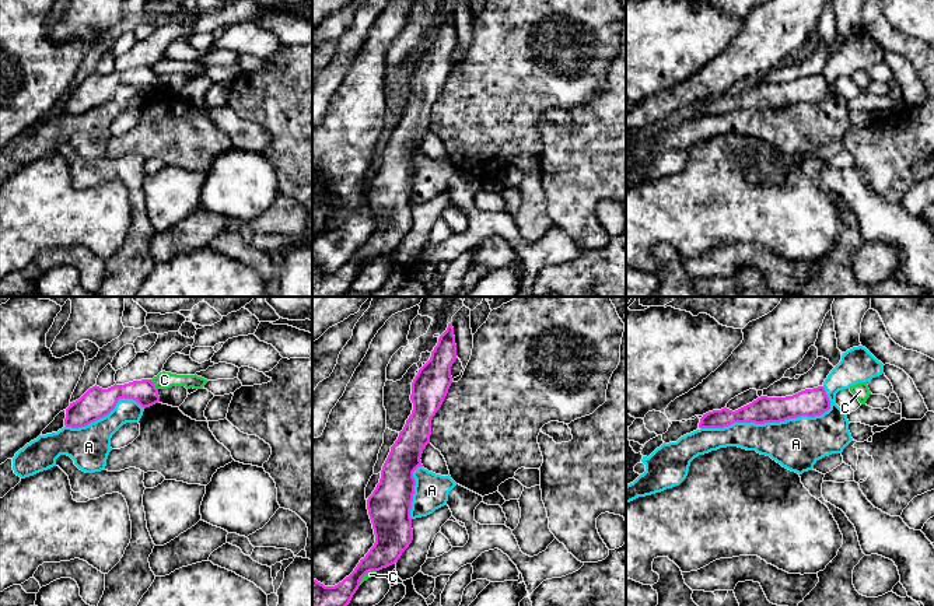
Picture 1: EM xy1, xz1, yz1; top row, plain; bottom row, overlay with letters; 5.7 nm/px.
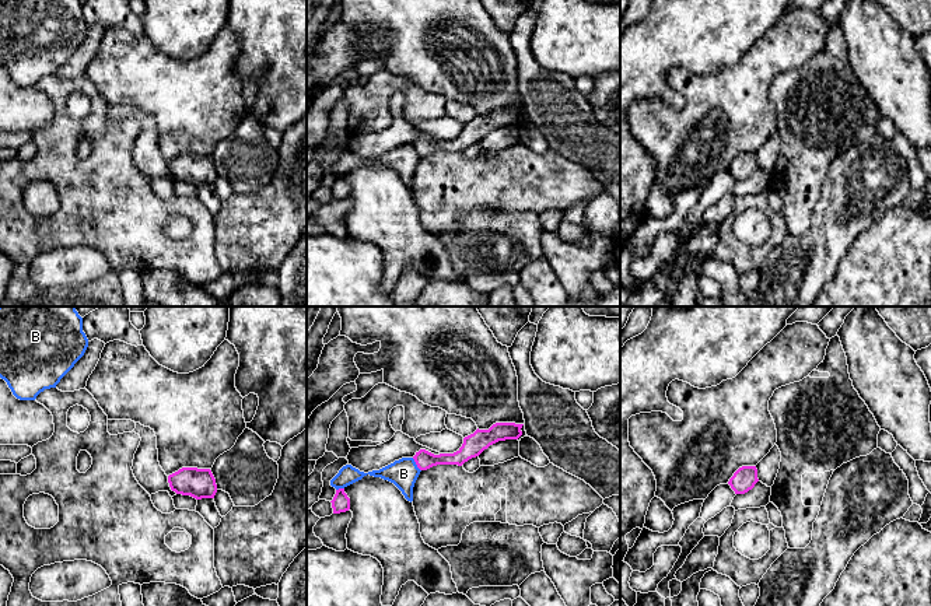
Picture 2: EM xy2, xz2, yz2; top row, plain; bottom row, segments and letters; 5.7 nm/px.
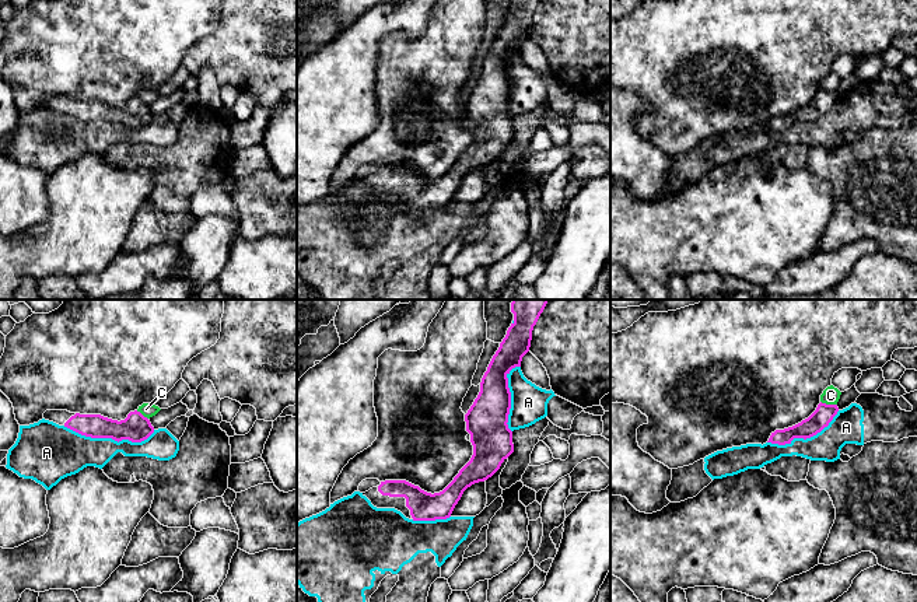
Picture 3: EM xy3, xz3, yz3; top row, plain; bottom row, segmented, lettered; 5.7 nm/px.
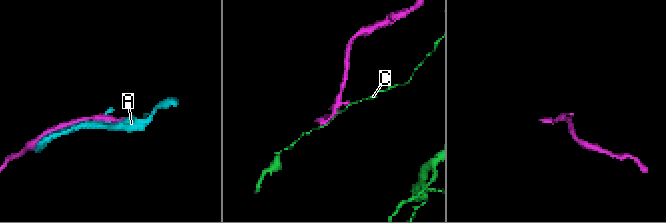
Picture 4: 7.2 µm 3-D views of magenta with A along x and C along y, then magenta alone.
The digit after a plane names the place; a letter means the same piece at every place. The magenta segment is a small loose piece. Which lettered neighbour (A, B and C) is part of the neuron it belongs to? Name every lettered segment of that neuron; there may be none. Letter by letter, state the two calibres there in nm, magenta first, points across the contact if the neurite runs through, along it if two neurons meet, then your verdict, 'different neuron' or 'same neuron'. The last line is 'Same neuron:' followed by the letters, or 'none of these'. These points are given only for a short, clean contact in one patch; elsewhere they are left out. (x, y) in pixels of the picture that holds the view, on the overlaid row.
A: 150/300 nm | different neuron
B: 110/160 nm | different neuron
C: 110/100 nm | different neuron
Same neuron: none of these

